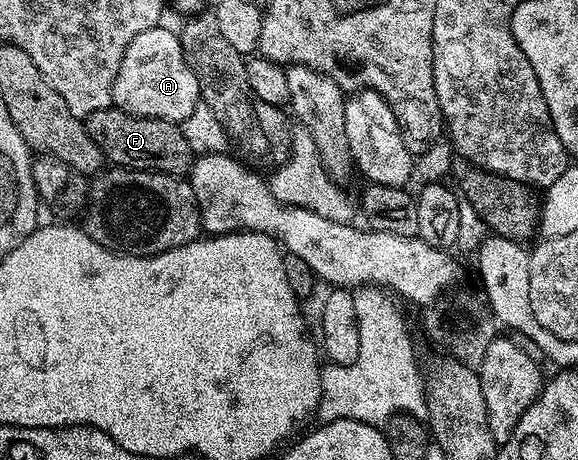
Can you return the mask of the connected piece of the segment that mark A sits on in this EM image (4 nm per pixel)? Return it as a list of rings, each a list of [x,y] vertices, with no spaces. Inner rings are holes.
[[[156,26],[137,34],[133,42],[125,50],[125,58],[121,58],[121,70],[117,70],[117,78],[111,87],[111,99],[114,107],[128,112],[134,116],[148,116],[154,120],[170,120],[182,122],[193,114],[195,105],[200,103],[199,83],[193,74],[193,70],[187,64],[181,50],[181,42],[174,31]]]

